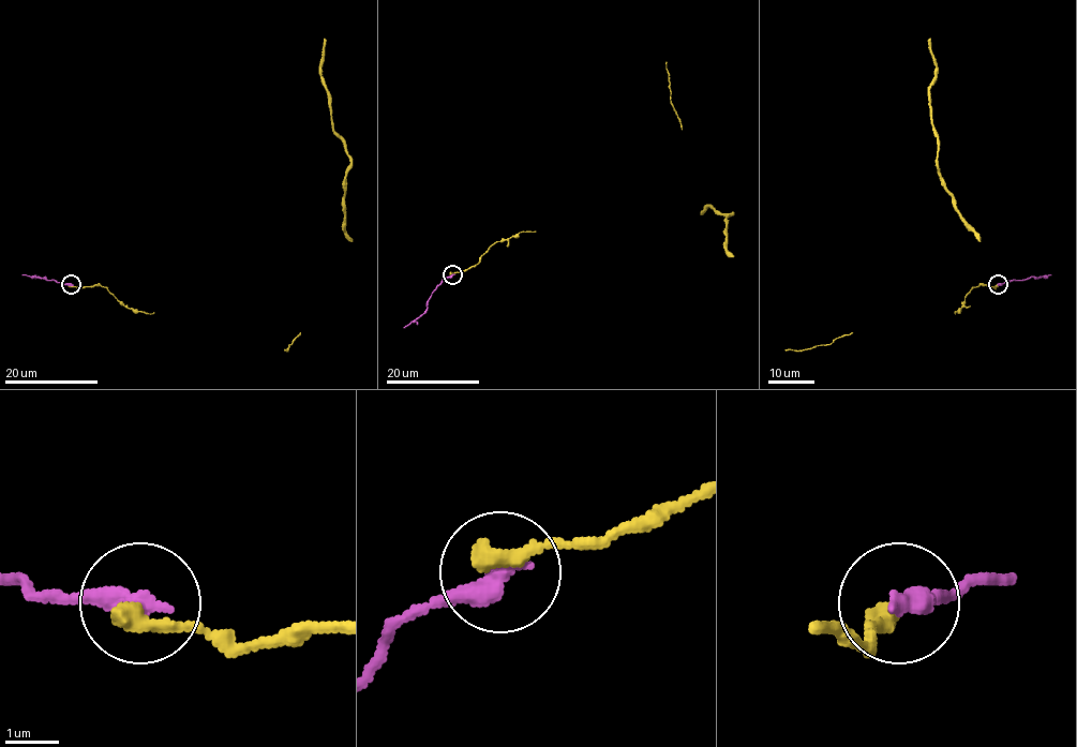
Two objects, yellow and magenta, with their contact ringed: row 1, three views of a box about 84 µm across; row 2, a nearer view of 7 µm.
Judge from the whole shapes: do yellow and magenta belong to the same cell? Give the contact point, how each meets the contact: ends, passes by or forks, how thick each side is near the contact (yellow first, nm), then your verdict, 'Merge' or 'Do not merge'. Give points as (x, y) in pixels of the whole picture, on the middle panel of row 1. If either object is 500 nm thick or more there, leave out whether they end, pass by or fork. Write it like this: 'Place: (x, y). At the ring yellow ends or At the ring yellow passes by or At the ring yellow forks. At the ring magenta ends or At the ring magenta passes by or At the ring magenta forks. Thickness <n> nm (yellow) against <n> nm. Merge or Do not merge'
Place: (452, 274). At the ring yellow ends. At the ring magenta ends. Thickness 380 nm (yellow) against 440 nm. Merge

